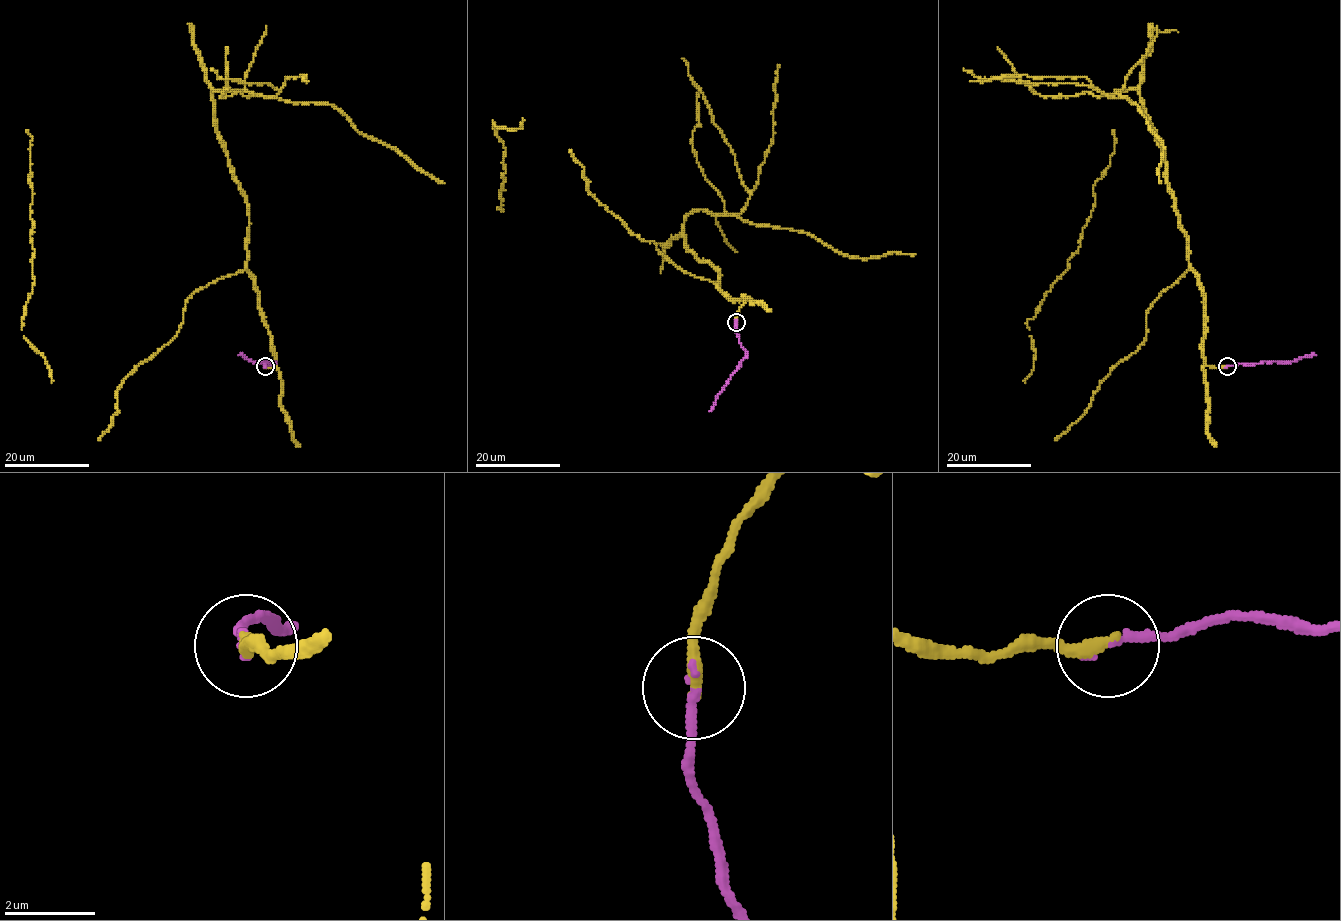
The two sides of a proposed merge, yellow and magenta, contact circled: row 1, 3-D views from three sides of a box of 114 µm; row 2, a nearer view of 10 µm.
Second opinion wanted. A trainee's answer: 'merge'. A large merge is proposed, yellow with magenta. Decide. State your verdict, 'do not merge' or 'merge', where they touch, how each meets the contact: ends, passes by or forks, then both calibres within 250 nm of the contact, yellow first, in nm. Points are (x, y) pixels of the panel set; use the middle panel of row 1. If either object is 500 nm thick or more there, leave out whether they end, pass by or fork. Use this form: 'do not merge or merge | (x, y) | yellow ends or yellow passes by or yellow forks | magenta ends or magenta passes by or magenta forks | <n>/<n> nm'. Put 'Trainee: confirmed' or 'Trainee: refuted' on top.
Trainee: confirmed
merge | (736, 322) | yellow ends | magenta ends | 320/200 nm

